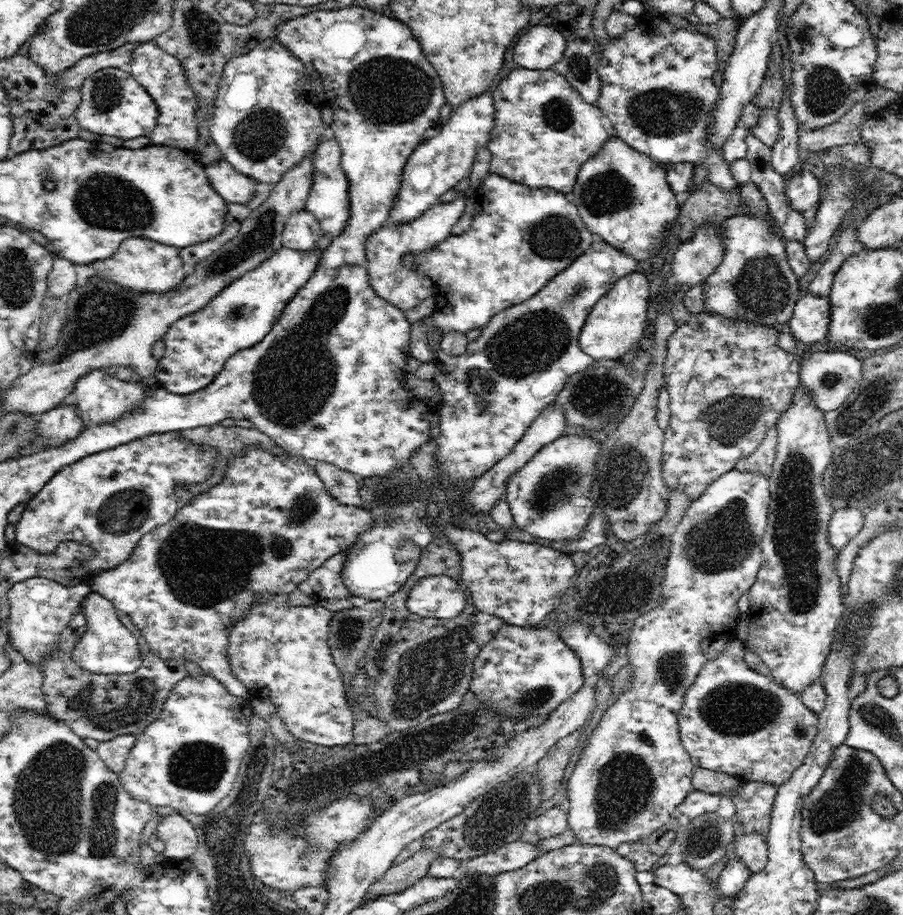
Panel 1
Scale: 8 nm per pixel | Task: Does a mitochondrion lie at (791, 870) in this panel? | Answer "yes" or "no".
no

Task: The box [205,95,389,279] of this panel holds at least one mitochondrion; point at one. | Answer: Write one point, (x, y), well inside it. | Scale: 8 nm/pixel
(263, 133)

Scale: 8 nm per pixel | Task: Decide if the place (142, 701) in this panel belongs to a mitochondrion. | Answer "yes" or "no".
yes

